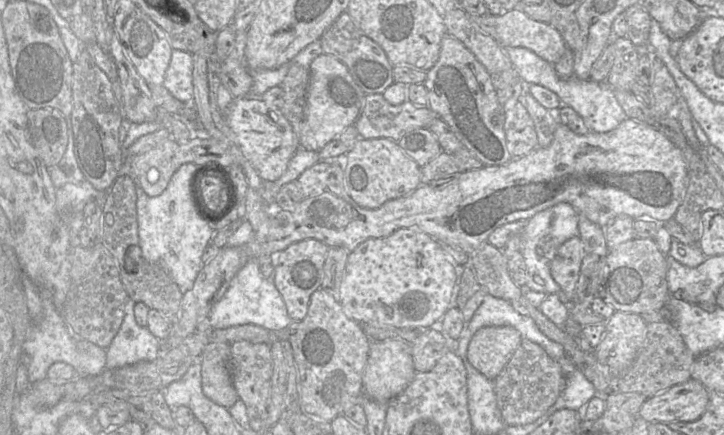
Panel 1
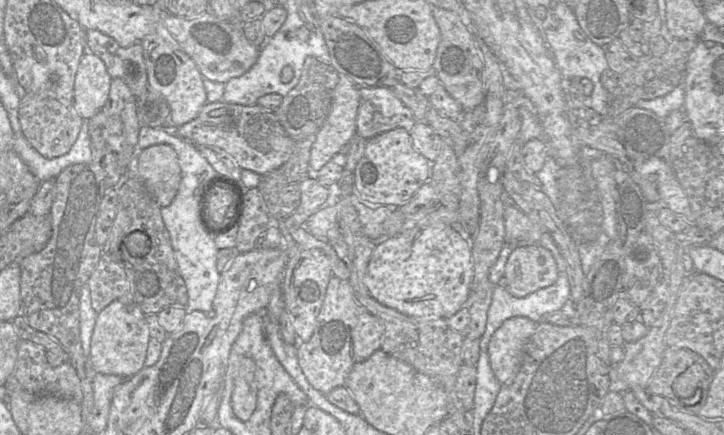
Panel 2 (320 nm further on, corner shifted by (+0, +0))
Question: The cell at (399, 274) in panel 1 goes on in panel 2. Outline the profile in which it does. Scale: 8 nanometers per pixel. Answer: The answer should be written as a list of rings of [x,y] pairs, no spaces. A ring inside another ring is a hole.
[[[444,223],[407,229],[376,242],[364,285],[380,304],[415,318],[447,319],[468,302],[474,279],[471,242]]]

